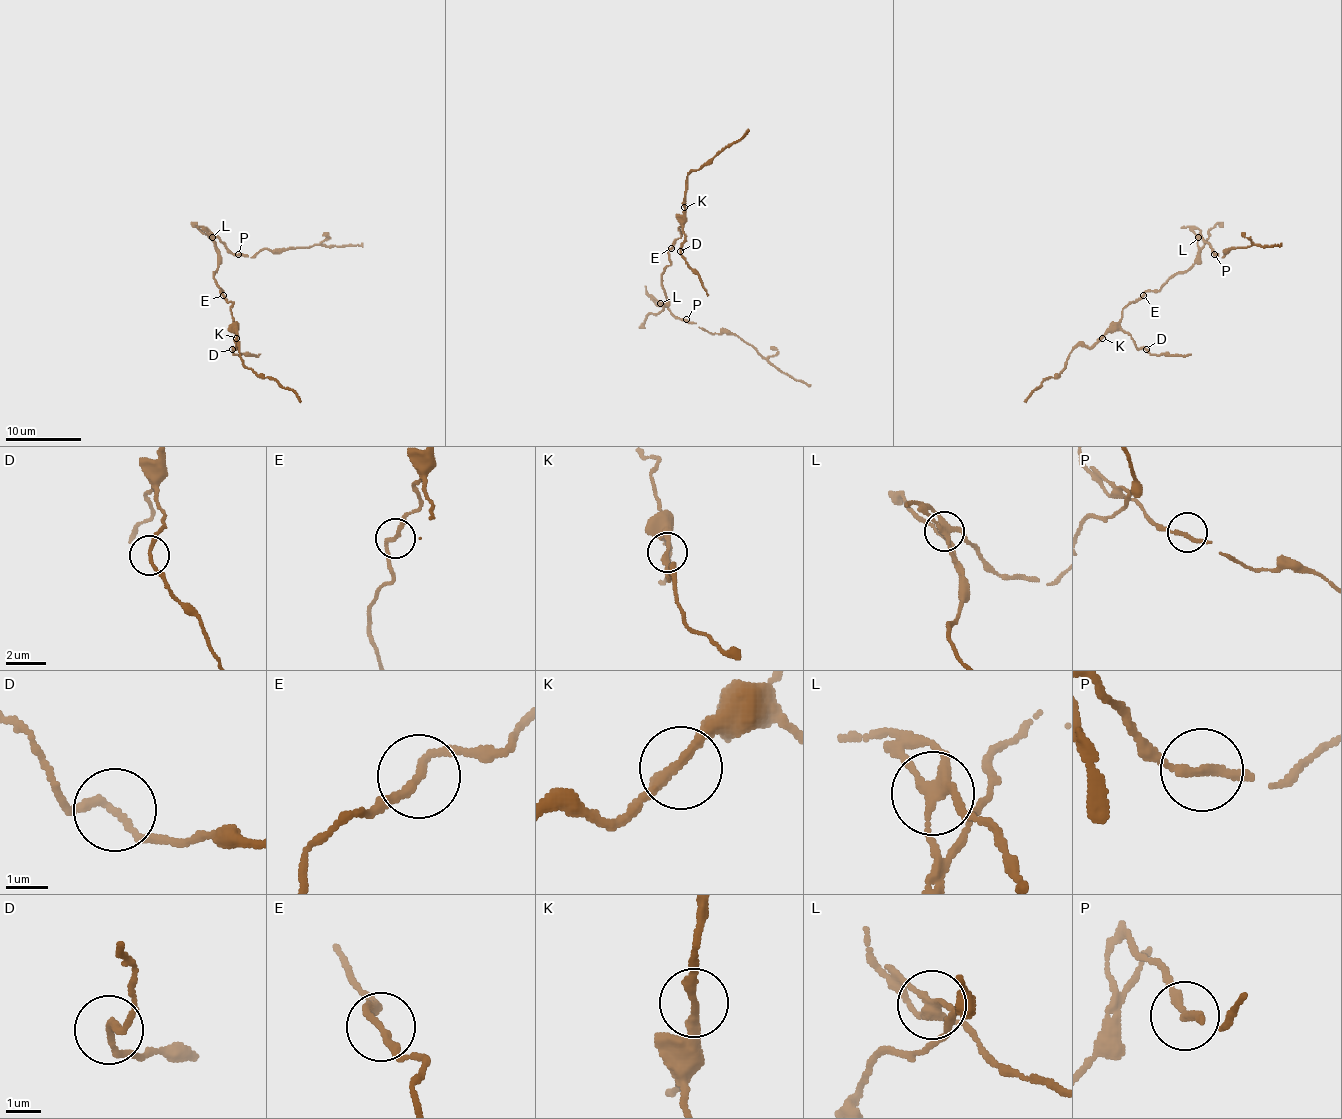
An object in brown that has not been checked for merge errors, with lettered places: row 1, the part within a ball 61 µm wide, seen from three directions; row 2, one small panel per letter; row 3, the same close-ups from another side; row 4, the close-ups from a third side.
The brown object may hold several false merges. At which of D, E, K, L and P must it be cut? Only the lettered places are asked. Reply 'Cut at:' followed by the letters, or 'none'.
Cut at: D, E, L

